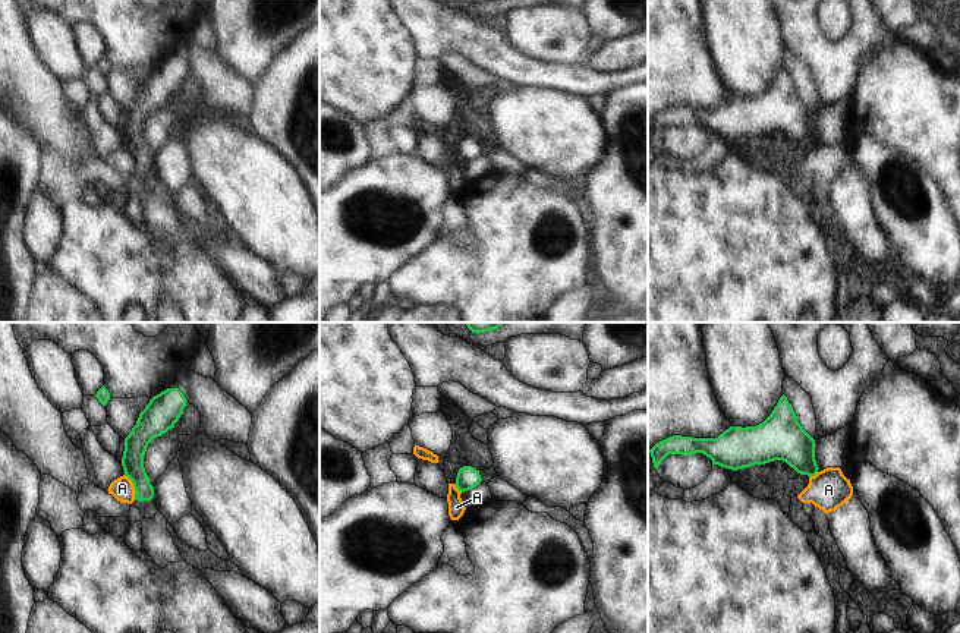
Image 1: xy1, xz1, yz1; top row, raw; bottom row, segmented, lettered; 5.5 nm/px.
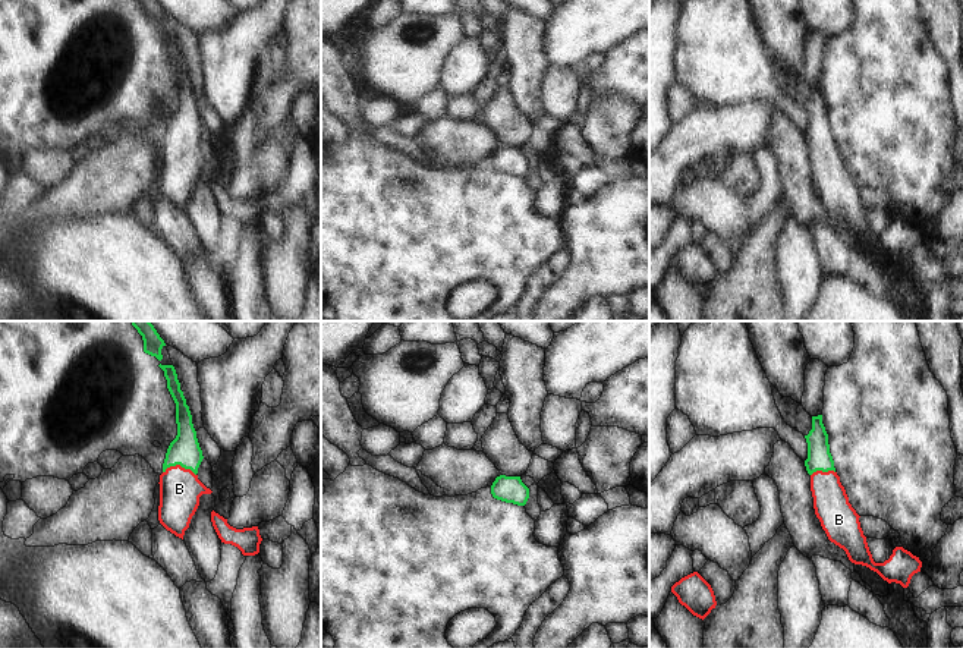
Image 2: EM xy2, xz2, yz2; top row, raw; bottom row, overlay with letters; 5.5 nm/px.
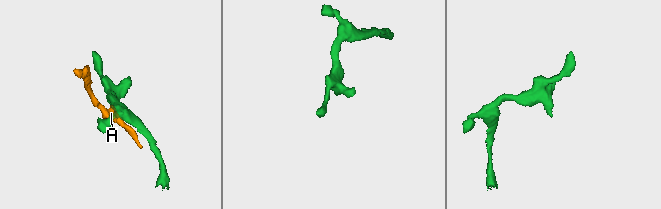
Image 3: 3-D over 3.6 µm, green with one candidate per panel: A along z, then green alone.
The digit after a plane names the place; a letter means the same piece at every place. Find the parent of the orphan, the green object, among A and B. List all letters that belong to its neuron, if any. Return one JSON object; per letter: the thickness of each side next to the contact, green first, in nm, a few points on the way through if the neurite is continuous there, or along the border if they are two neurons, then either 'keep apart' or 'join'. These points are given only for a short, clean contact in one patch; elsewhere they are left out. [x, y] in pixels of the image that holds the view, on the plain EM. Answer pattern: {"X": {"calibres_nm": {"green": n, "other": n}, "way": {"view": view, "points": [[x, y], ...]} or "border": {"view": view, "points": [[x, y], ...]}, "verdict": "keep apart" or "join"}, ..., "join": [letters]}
{"A": {"calibres_nm": {"green": 130, "other": 130}, "border": {"view": "xy1", "points": [[123, 147], [131, 153], [135, 170]]}, "verdict": "keep apart"}, "B": {"calibres_nm": {"green": 170, "other": 220}, "way": {"view": "xy2", "points": [[183, 122], [183, 129], [179, 135], [179, 160]]}, "verdict": "join"}, "join": ["B"]}

